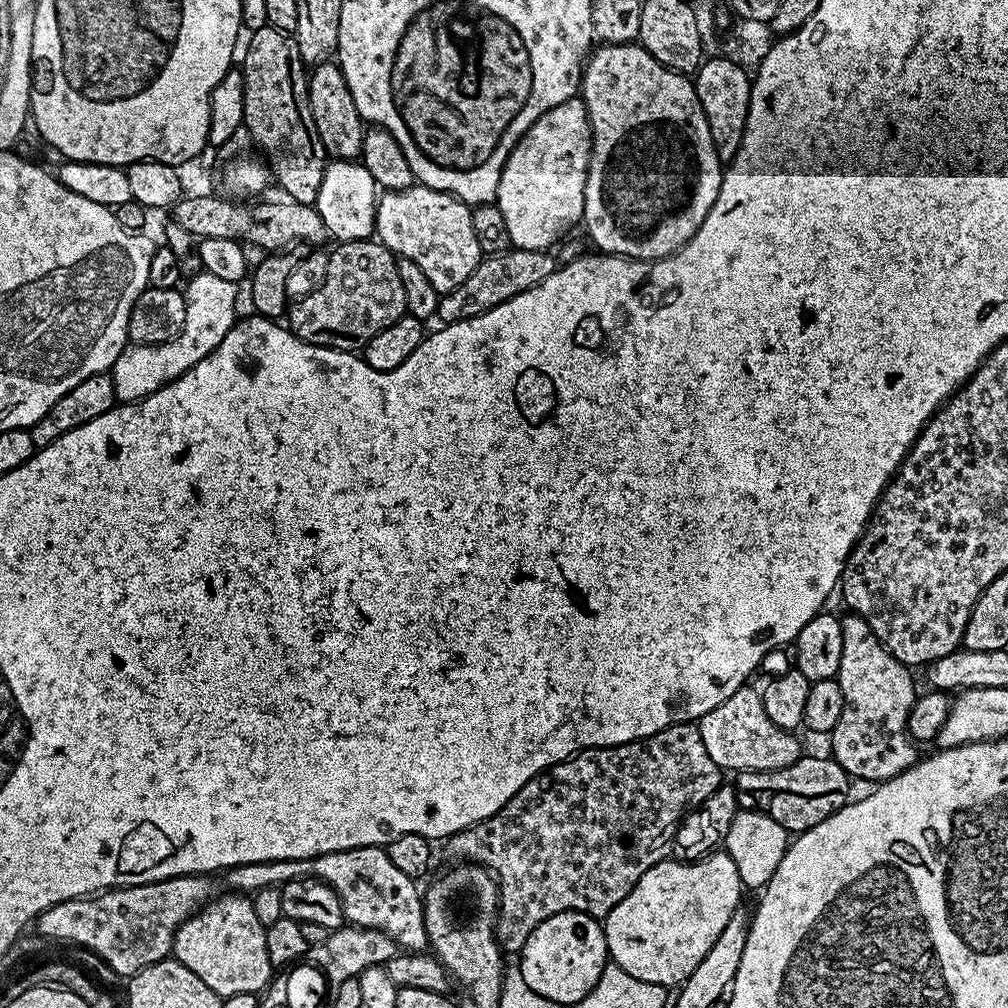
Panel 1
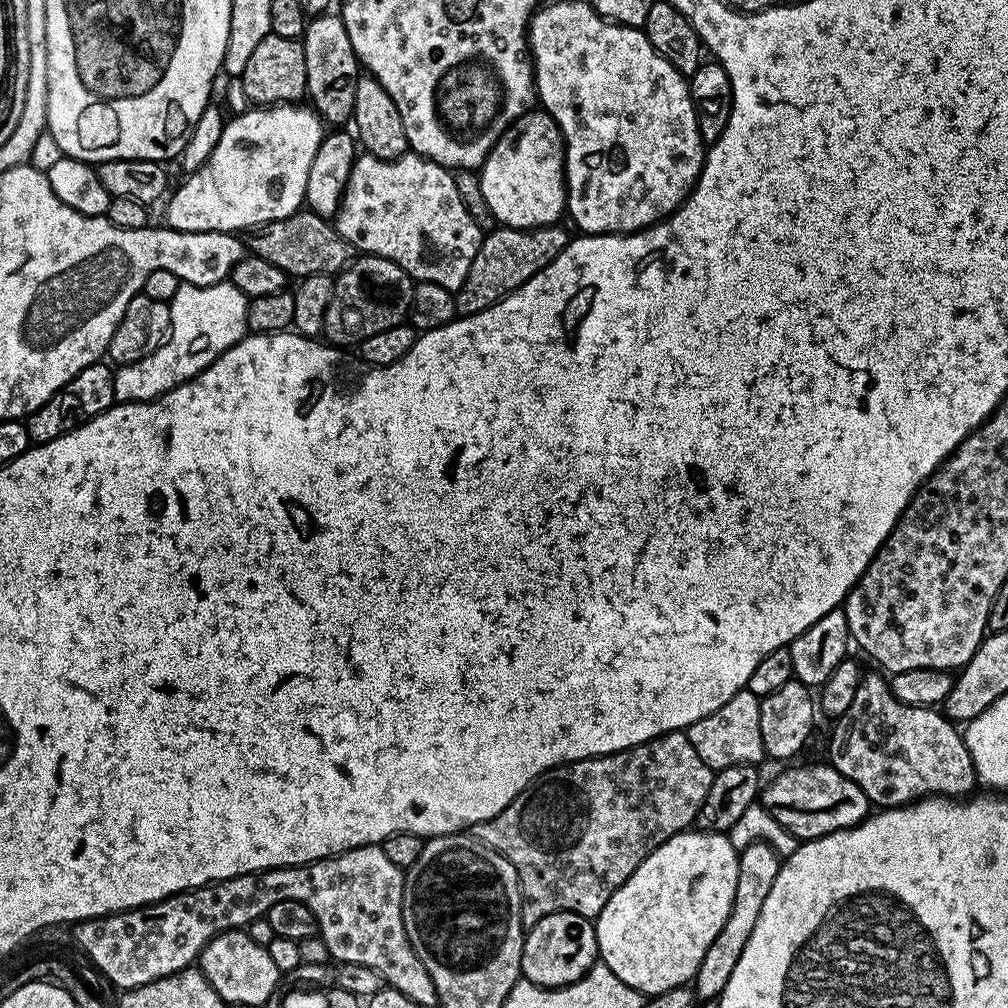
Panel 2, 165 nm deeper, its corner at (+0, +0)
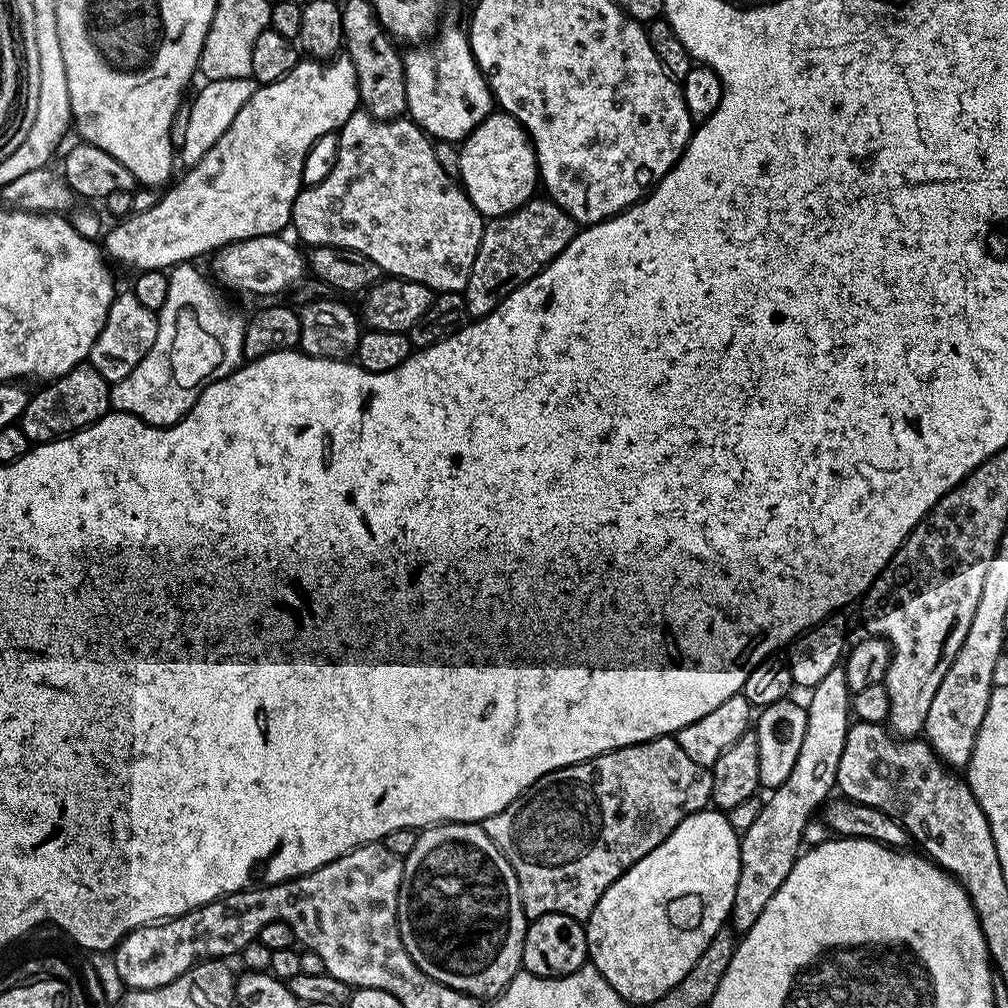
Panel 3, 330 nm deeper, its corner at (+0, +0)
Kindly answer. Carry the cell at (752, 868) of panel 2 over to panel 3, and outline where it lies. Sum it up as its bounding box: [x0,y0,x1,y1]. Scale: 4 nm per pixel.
[730,667,853,934]

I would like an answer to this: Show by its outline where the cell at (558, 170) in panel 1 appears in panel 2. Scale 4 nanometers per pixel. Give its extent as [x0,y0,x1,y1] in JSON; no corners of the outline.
[478,110,566,228]

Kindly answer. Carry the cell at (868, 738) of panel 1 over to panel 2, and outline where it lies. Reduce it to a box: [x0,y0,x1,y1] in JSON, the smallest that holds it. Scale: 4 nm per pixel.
[827,671,978,809]

